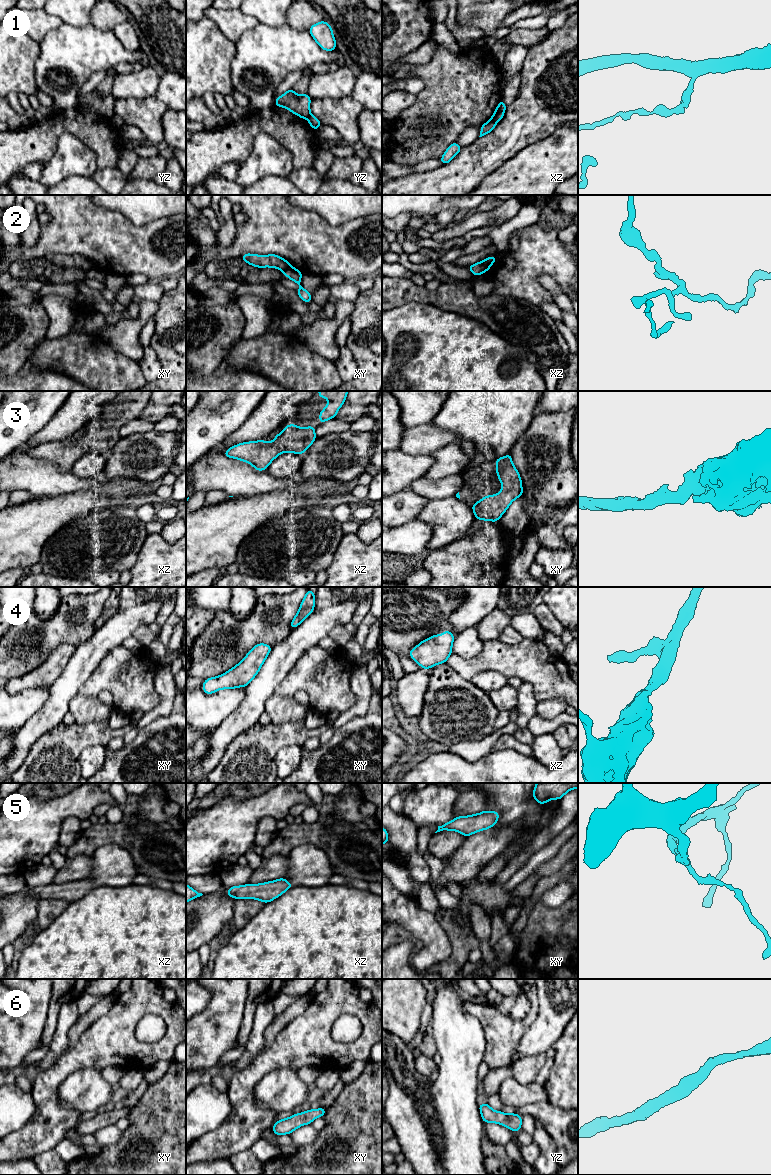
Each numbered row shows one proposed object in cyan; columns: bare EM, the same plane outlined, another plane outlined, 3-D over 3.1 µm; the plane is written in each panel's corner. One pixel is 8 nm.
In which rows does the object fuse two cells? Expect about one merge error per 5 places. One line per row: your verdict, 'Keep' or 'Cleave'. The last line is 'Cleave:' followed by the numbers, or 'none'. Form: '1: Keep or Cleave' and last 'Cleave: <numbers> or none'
1: Cleave
2: Cleave
3: Keep
4: Keep
5: Keep
6: Keep
Cleave: 1, 2

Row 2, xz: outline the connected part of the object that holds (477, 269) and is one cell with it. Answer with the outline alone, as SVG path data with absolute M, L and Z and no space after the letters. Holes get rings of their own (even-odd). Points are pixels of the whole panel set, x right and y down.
M483 261L481 262L478 262L476 264L473 264L473 265L470 265L470 266L467 266L467 268L475 275L475 276L478 276L478 275L481 275L483 274L486 270L484 268L484 265L483 265Z

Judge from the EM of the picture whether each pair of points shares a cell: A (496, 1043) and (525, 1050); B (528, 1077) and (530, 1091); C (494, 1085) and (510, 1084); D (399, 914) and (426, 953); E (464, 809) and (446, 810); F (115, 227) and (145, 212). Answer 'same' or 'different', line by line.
A: different
B: different
C: different
D: same
E: different
F: different

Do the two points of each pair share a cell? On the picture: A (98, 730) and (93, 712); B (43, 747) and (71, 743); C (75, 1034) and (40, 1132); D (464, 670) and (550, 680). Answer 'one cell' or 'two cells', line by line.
A: two cells
B: one cell
C: two cells
D: one cell

